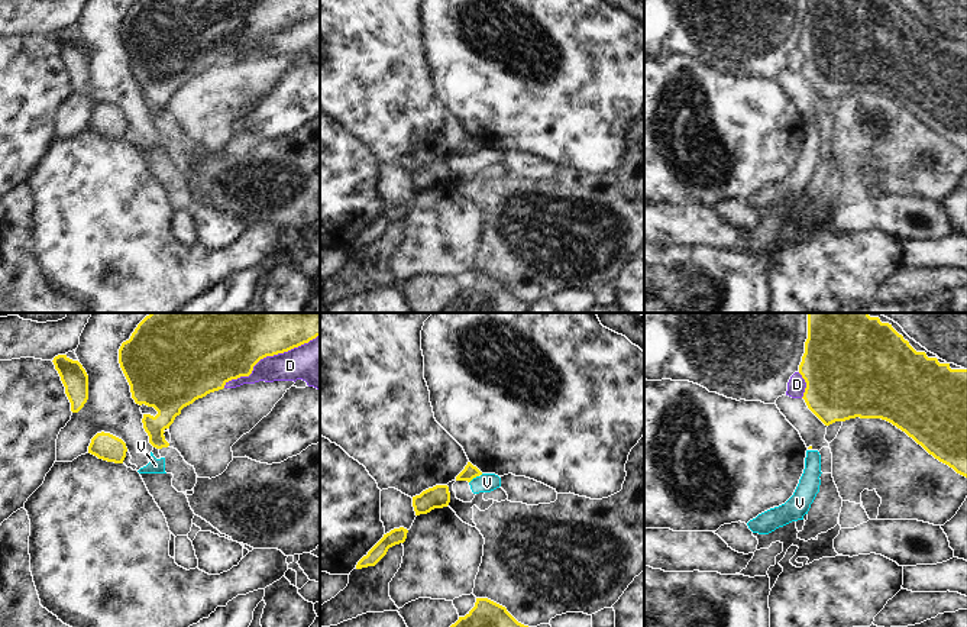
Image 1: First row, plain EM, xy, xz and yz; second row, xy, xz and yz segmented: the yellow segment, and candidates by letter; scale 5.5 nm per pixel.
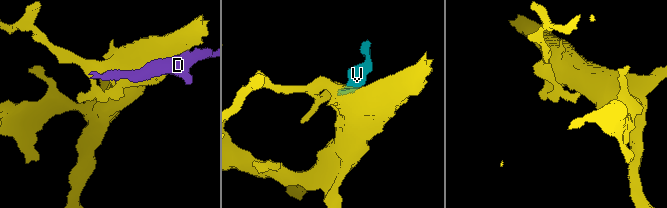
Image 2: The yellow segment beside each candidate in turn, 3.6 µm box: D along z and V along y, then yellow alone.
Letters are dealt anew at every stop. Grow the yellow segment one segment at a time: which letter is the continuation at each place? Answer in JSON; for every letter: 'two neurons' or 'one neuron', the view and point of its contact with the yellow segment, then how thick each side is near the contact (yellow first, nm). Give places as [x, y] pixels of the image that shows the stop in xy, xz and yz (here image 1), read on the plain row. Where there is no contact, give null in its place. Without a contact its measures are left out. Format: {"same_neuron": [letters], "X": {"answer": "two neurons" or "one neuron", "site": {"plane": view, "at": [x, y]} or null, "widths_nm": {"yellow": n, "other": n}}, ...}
{"same_neuron": [], "D": {"answer": "two neurons", "site": {"plane": "xy", "at": [269, 31]}, "widths_nm": {"yellow": 320, "other": 220}}, "V": {"answer": "two neurons", "site": {"plane": "xz", "at": [474, 152]}, "widths_nm": {"yellow": 80, "other": 110}}}

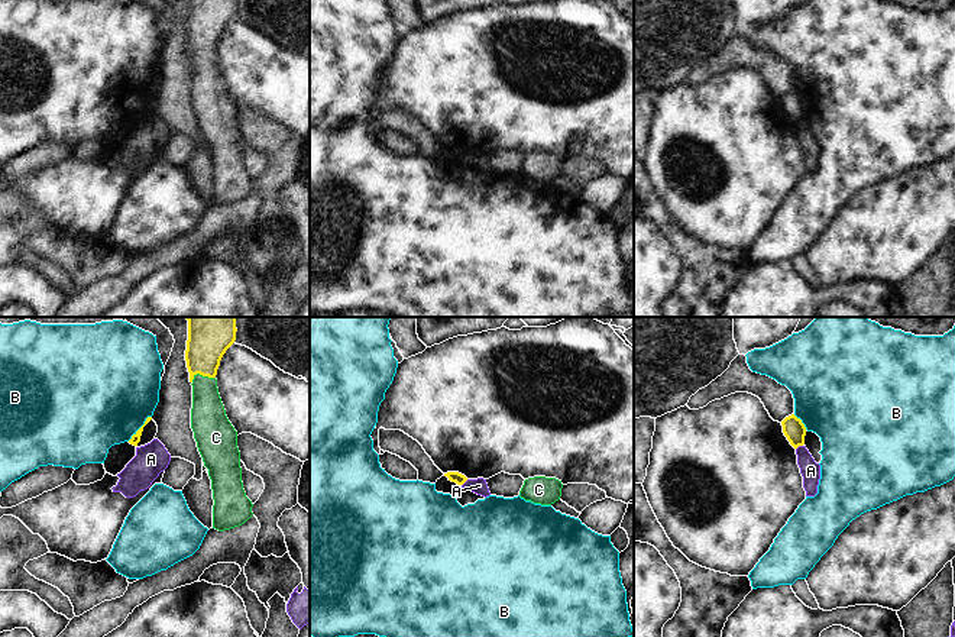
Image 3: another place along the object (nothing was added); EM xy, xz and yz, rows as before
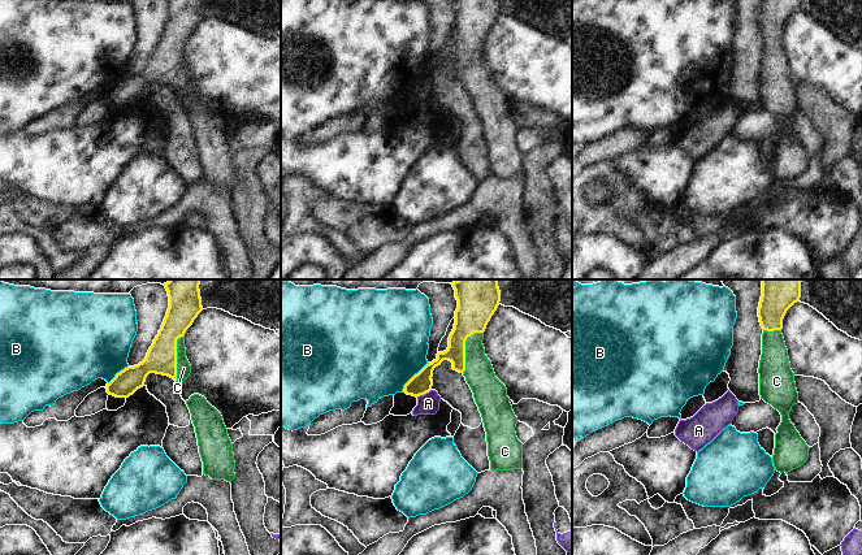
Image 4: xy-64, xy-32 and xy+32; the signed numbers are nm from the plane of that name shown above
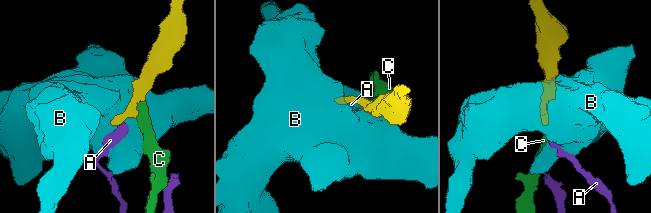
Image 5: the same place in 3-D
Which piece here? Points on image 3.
{"same_neuron": ["C"], "A": {"answer": "two neurons", "site": {"plane": "xz", "at": [463, 158]}, "widths_nm": {"yellow": 60, "other": 90}}, "B": {"answer": "two neurons", "site": {"plane": "xy", "at": [141, 103]}, "widths_nm": {"yellow": 50, "other": 500}}, "C": {"answer": "one neuron", "site": {"plane": "xy", "at": [201, 49]}, "widths_nm": {"yellow": 220, "other": 190}}}

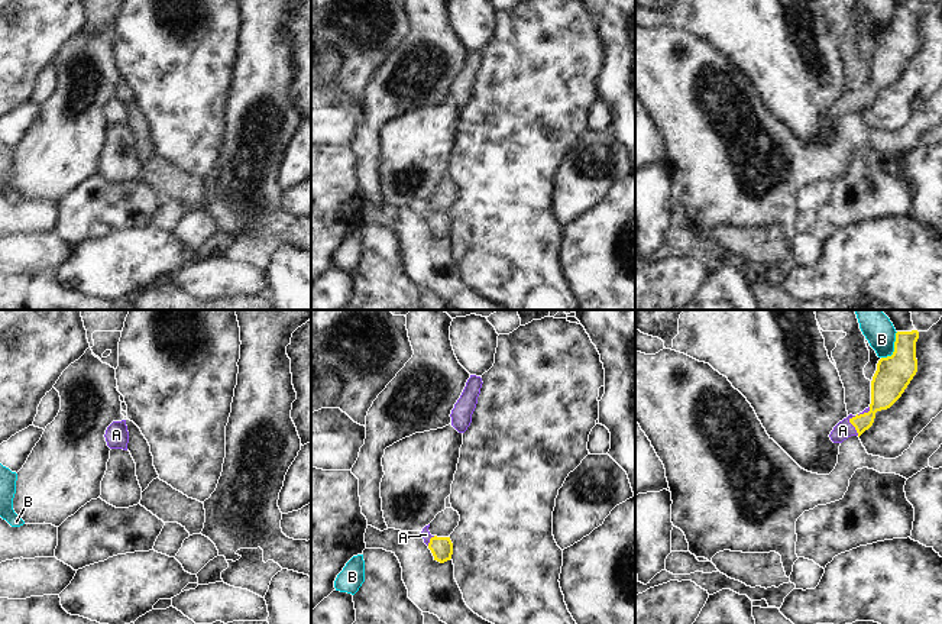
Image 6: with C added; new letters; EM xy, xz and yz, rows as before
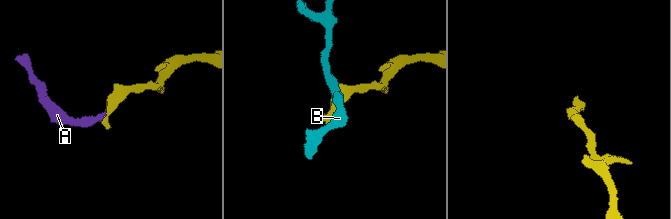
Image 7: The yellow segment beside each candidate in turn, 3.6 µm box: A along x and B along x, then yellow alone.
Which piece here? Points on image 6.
{"same_neuron": ["A"], "A": {"answer": "one neuron", "site": {"plane": "yz", "at": [853, 93]}, "widths_nm": {"yellow": 180, "other": 100}}, "B": {"answer": "two neurons", "site": {"plane": "yz", "at": [894, 23]}, "widths_nm": {"yellow": 200, "other": 150}}}

